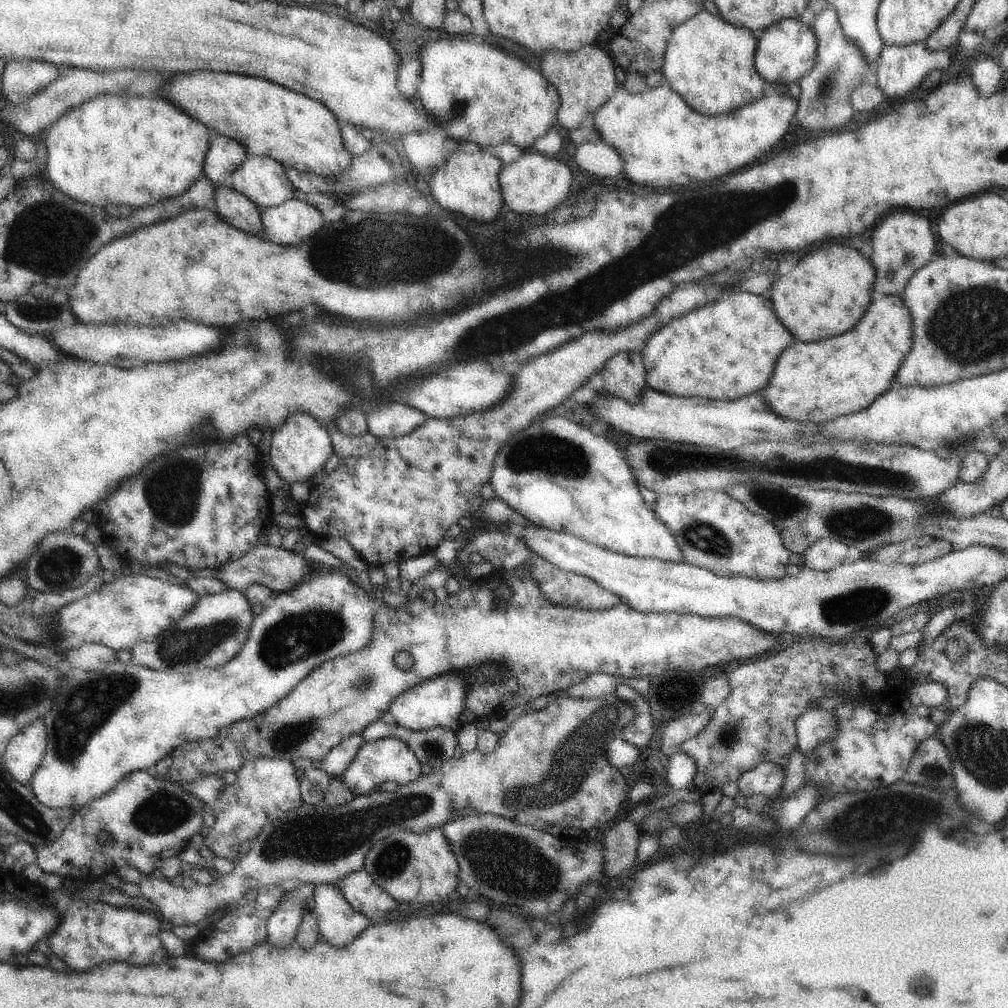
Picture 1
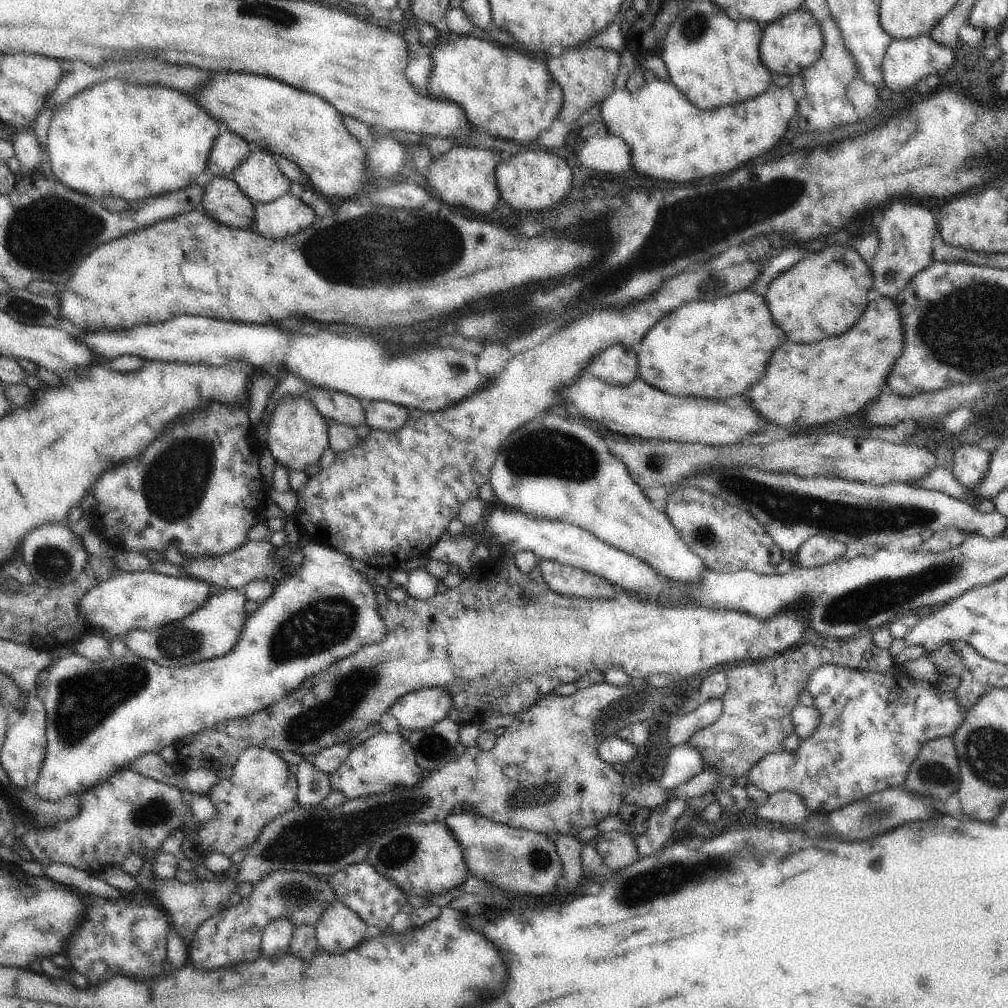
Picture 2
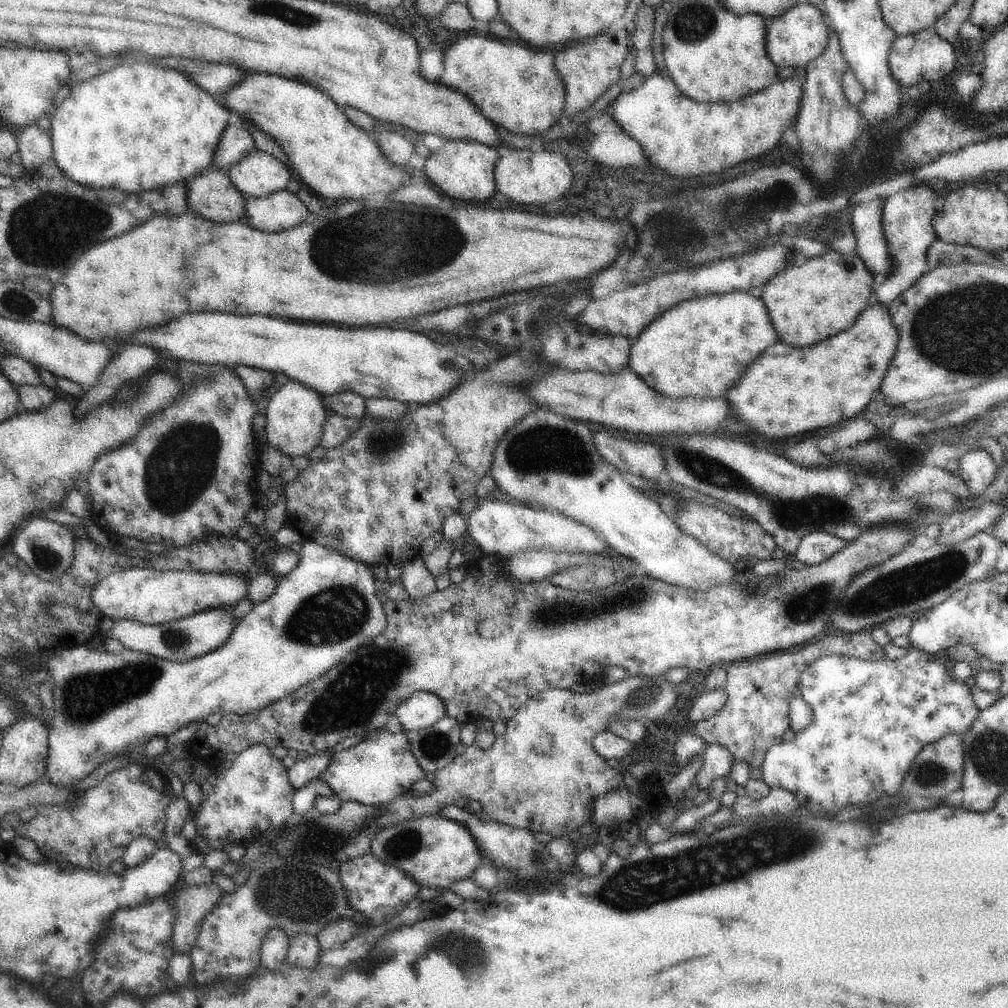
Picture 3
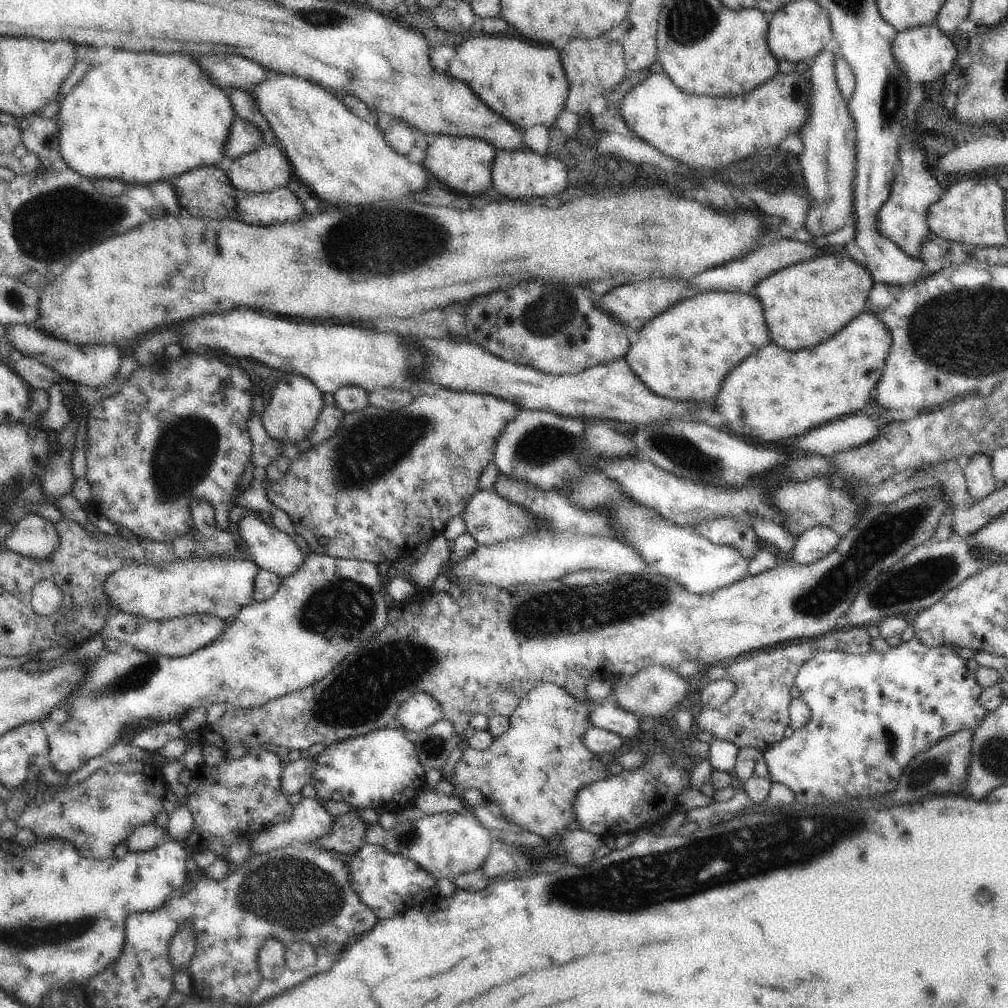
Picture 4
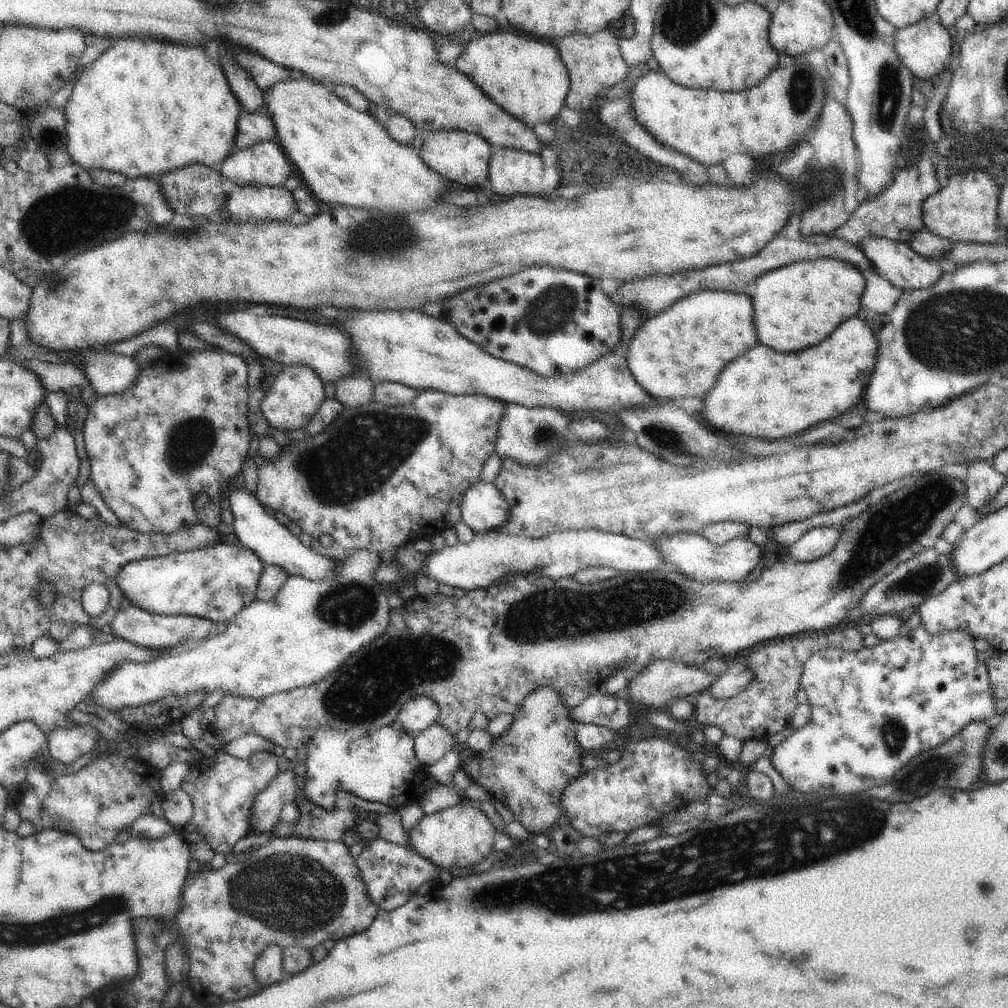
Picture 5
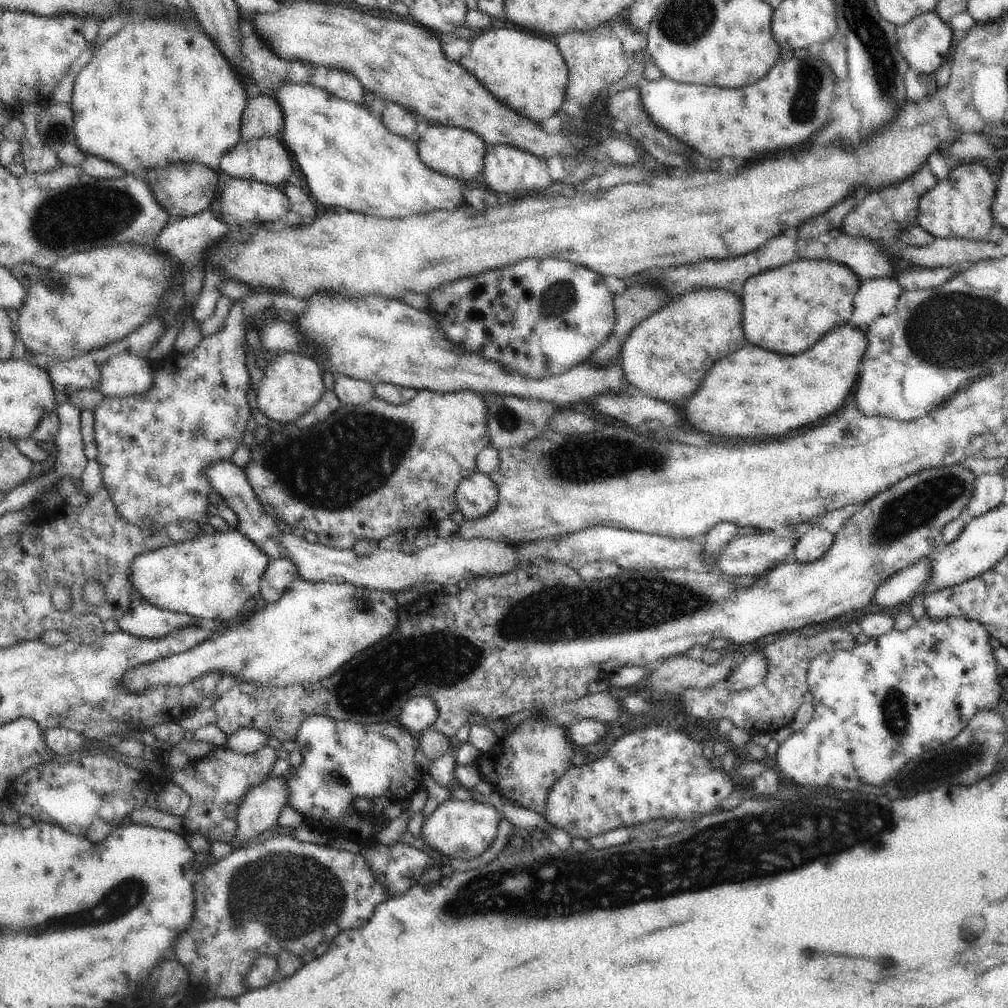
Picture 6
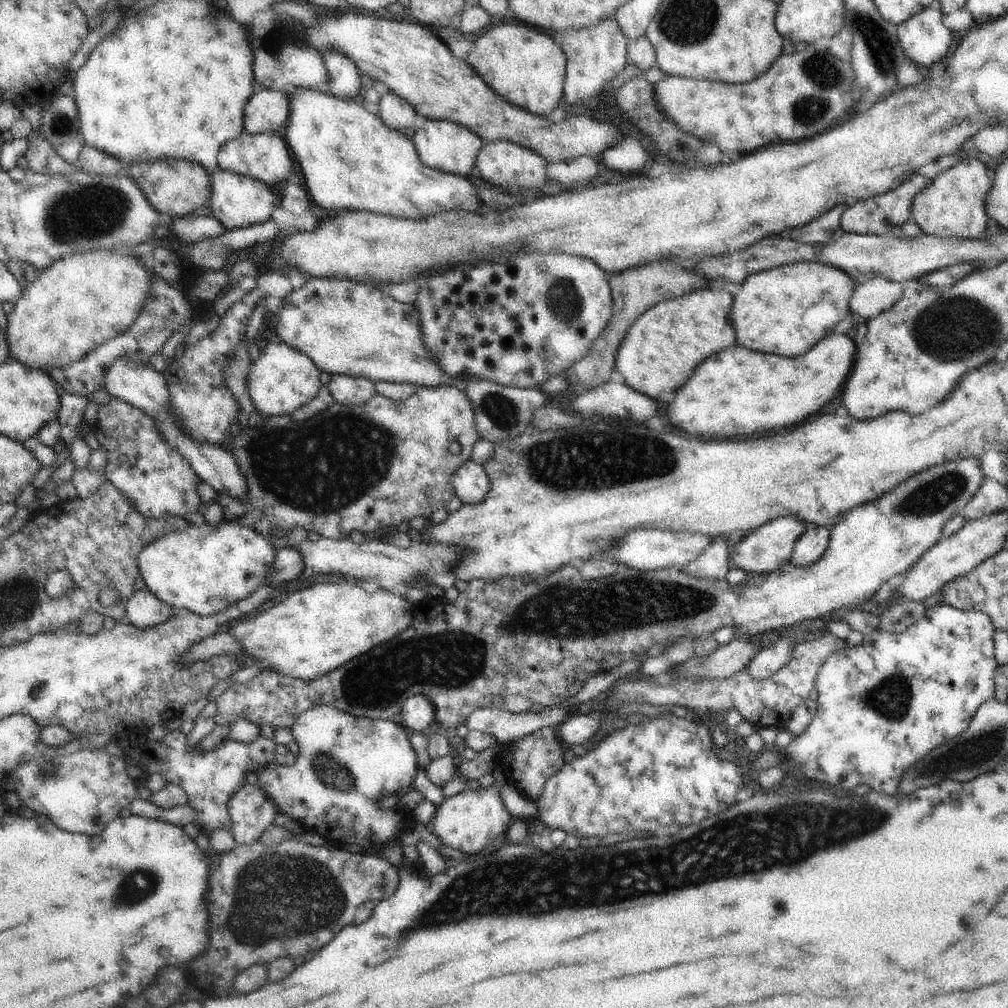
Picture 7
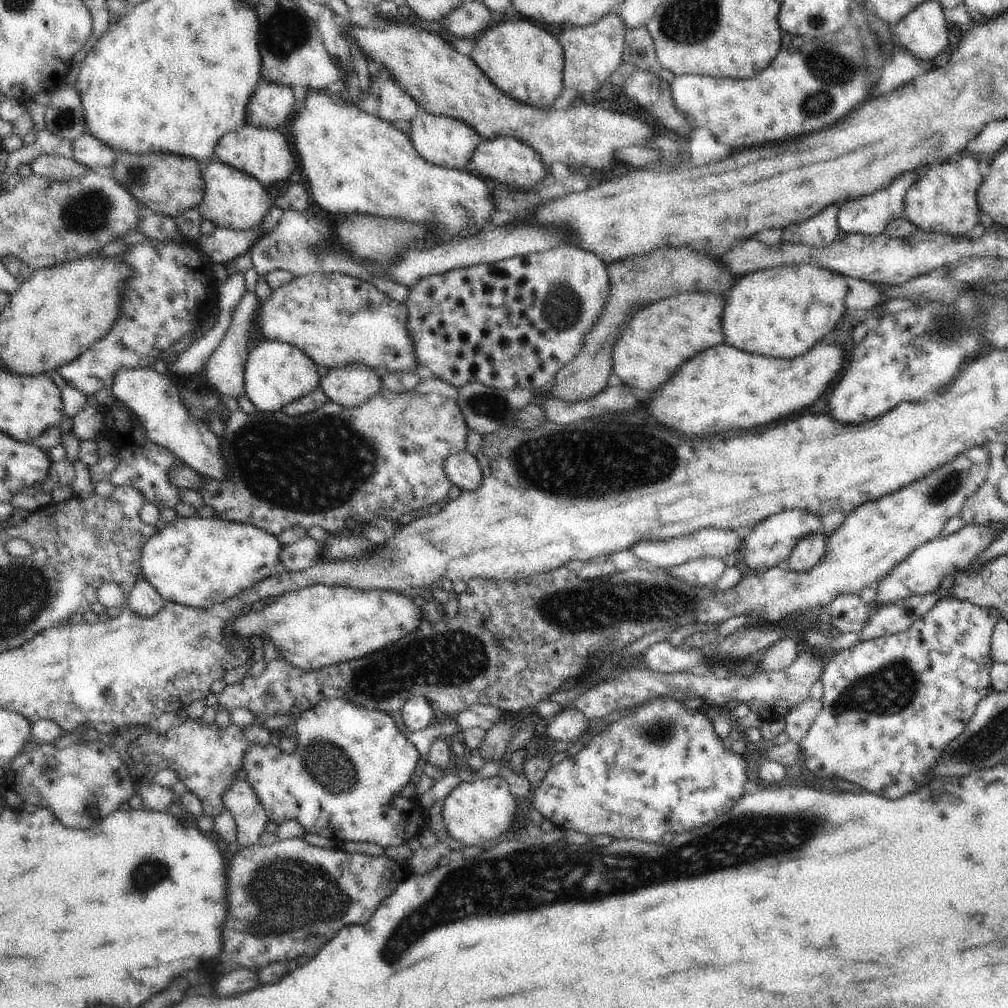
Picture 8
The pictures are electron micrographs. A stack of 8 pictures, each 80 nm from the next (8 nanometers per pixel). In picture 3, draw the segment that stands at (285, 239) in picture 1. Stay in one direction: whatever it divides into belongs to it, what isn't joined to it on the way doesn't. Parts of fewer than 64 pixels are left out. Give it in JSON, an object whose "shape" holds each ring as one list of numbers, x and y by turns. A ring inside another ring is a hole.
{"shape":[[286,189,264,198,243,197,246,202,244,222,263,233,290,230,311,216,298,195]]}

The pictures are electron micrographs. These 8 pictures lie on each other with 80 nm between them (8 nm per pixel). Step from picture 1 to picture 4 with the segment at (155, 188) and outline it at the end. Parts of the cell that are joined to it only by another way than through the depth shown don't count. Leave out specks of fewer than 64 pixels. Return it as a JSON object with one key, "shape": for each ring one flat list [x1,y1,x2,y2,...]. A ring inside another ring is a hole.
{"shape":[[114,52,114,60,108,60,100,68,89,69,82,81,67,94,60,103,60,111,56,115,59,126,59,151,62,160,69,169,75,170,83,177,94,179,116,179,132,186,150,186,152,183,176,180,179,176,200,167,222,166,224,161,224,145,236,116,233,105,226,98,224,92,220,92,216,86,210,84,208,78,198,78,198,64,190,56,180,56,180,54,170,54,170,56,156,56,156,54,132,54,132,52]]}

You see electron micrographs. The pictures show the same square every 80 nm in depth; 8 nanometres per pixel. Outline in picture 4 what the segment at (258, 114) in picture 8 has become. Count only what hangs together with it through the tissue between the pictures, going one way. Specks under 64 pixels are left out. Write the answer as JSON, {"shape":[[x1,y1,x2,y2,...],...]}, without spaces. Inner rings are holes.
{"shape":[[236,115,224,145,225,164,256,150,261,144,261,132]]}

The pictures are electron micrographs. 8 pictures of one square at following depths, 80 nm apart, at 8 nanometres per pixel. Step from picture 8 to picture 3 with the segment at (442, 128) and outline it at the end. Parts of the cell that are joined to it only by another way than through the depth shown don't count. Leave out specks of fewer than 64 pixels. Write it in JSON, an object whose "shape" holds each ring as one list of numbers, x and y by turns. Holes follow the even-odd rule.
{"shape":[[448,140,440,150,432,153,423,168,422,175,447,198,484,206,497,192,495,166,500,158,496,146,486,146,478,141]]}

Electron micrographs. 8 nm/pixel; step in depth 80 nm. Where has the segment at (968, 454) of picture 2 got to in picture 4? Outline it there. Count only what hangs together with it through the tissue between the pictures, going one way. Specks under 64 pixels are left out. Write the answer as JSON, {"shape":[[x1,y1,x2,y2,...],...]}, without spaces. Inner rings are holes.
{"shape":[[982,453,971,456,963,471,968,492,974,498,974,502,981,501,995,491,991,455]]}

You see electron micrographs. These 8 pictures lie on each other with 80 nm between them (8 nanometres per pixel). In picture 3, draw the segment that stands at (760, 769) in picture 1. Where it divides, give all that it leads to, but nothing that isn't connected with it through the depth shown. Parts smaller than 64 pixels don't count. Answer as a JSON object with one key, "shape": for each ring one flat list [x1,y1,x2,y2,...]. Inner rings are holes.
{"shape":[[910,646,912,649,900,660,891,660,889,657,885,659,868,660,857,659,854,657,843,657,842,655,822,656,815,660,804,672,800,675,798,688,800,688,801,697,813,708,814,724,799,732,794,740,790,742,782,741,779,745,772,746,765,754,765,759,761,764,761,779,770,788,783,788,794,794,799,802,802,810,808,808,814,816,822,816,822,814,836,814,840,810,844,810,846,806,860,806,862,802,870,802,870,800,878,800,884,795,893,795,899,793,903,783,903,778,906,776,907,770,910,768,912,761,920,754,920,751,927,744,940,740,946,735,960,735,965,733,975,721,976,715,980,712,976,703,973,701,971,690,966,682,955,682,952,680,952,665,948,660,932,658,931,654,918,650,916,647]]}

